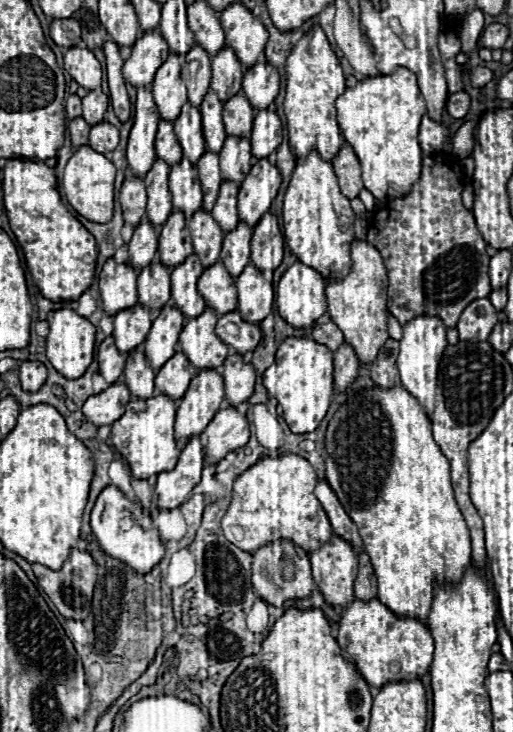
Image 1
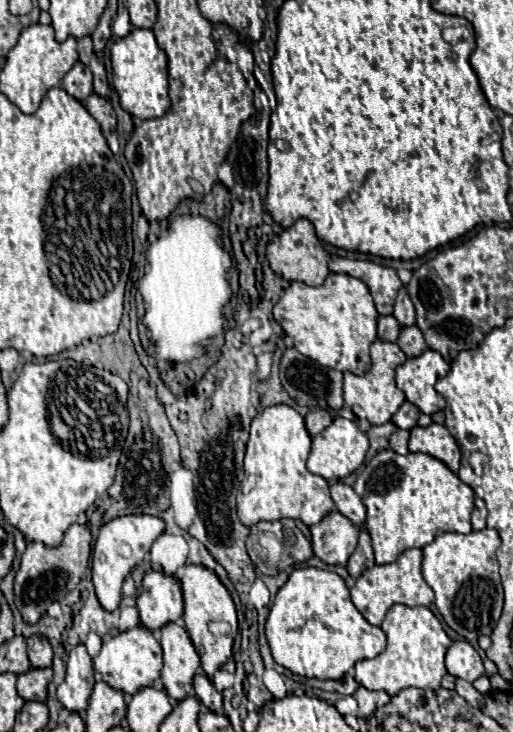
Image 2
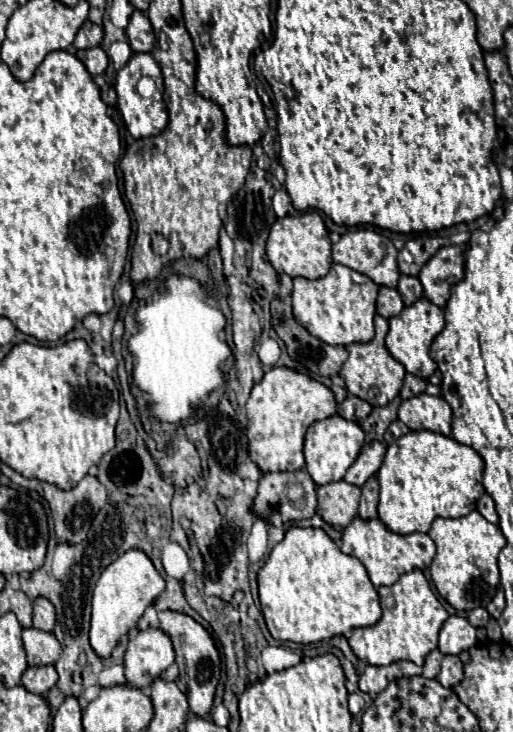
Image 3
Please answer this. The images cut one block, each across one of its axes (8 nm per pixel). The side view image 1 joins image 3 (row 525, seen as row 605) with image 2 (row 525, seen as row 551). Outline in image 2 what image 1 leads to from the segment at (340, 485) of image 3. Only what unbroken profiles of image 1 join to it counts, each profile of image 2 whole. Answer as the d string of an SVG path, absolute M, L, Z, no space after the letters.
M336 510L310 528L314 554L330 566L346 566L358 546L358 528Z

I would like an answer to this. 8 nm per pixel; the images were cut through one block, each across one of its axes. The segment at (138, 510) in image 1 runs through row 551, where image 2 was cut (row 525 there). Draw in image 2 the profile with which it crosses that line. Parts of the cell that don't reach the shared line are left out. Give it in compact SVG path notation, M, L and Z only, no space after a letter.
M134 514L134 516L118 516L106 522L100 528L100 534L92 552L92 582L96 588L96 596L100 604L112 612L120 606L122 600L122 582L126 574L136 566L136 562L144 560L150 552L152 542L164 532L164 520L150 514Z

